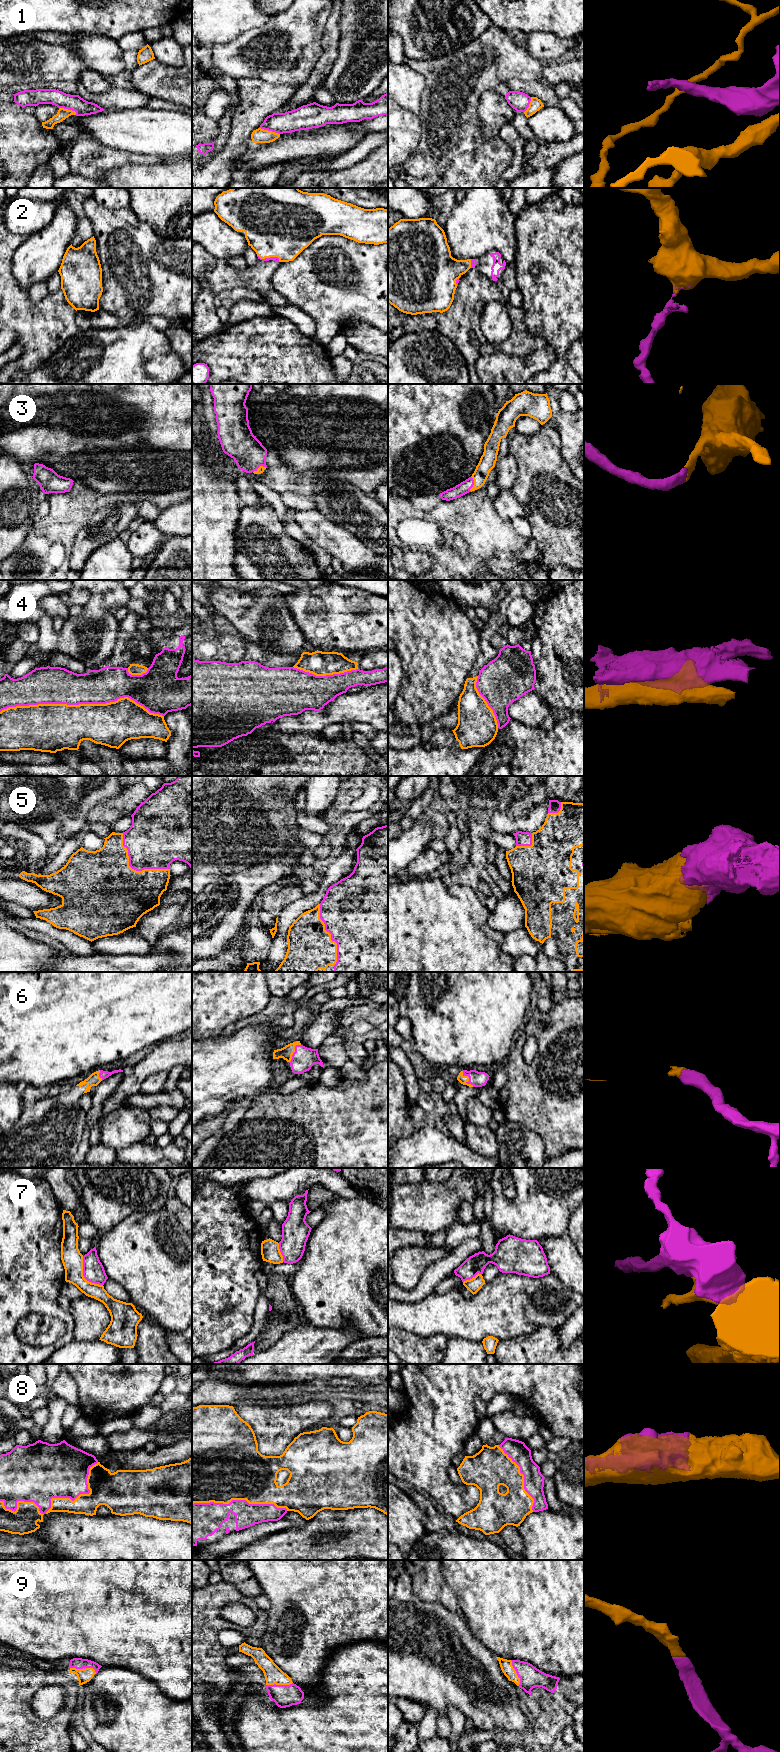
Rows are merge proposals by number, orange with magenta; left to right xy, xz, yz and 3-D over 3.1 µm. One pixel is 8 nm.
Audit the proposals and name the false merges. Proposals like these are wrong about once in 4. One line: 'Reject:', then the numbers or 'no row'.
Reject: 1, 4, 7

